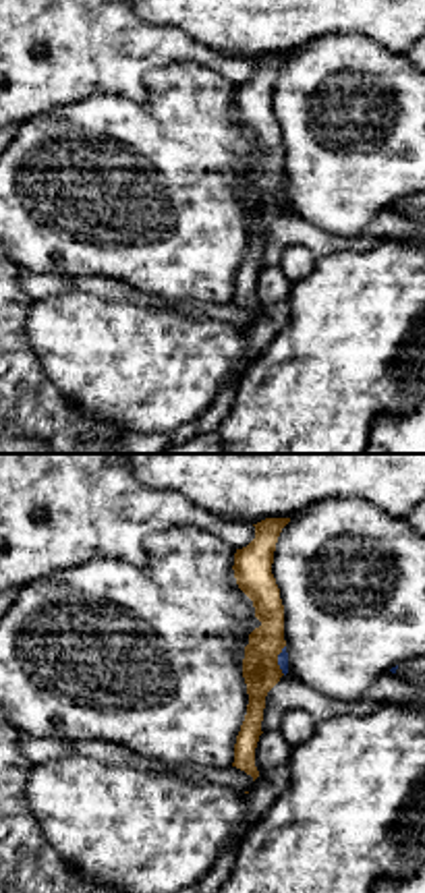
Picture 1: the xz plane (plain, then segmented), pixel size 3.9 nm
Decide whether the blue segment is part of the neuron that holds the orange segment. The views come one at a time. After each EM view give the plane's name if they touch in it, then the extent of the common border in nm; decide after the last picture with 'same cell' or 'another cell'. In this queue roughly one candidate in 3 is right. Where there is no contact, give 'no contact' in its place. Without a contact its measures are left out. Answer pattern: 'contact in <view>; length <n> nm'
contact in xz; length 120 nm

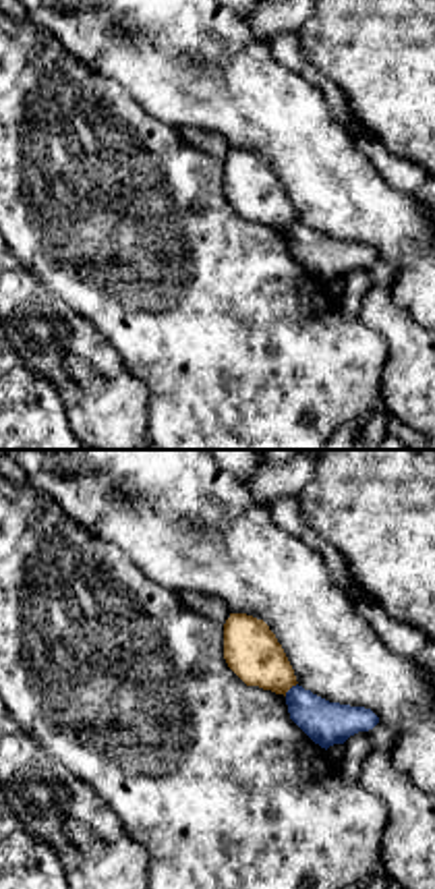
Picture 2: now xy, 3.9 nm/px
contact in xy; length 80 nm

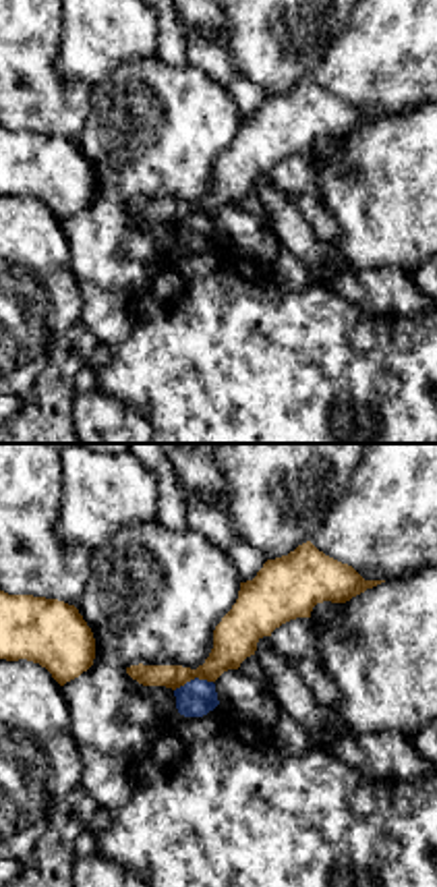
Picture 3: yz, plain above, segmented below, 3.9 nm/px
contact in yz; length 160 nm

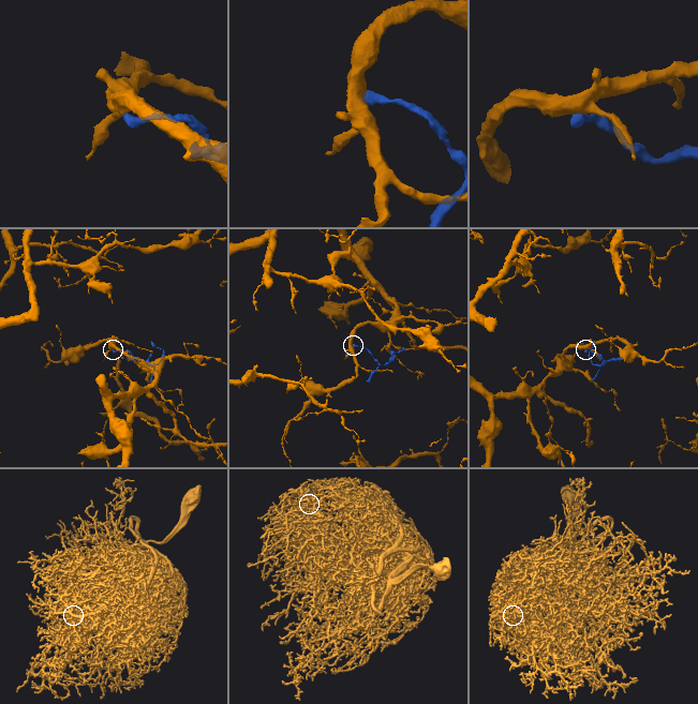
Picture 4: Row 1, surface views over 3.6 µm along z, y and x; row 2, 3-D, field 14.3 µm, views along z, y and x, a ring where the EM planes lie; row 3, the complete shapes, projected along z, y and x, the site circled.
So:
another cell

